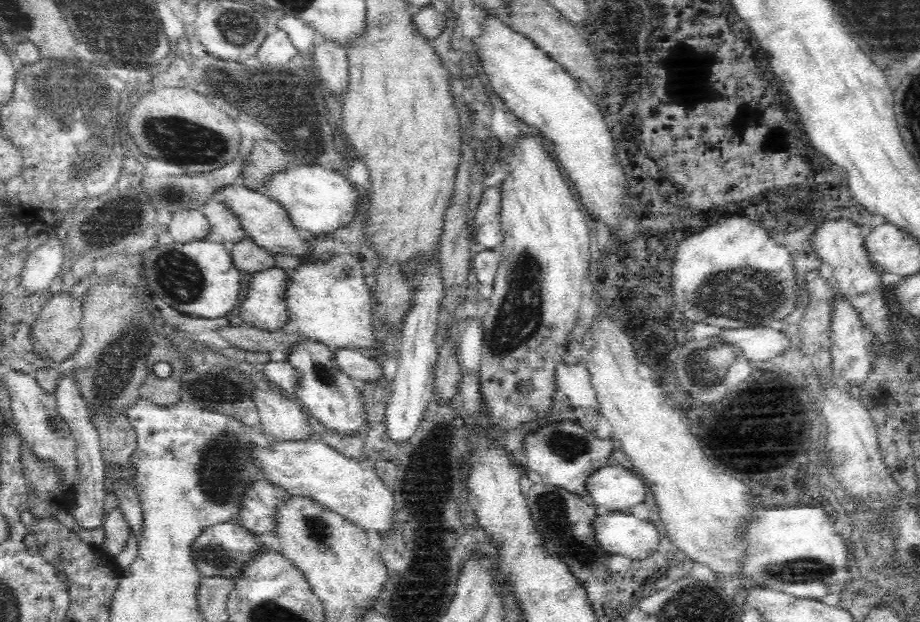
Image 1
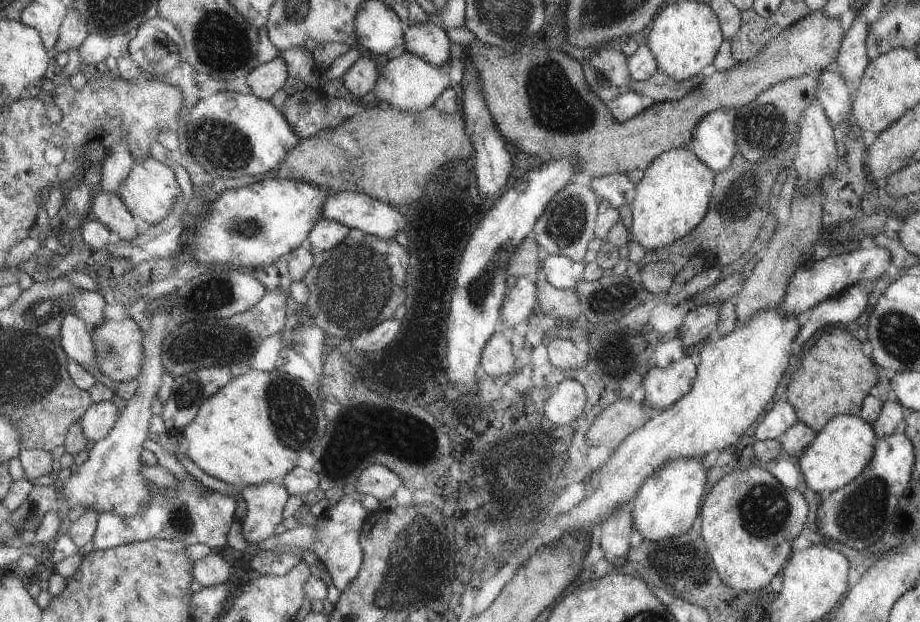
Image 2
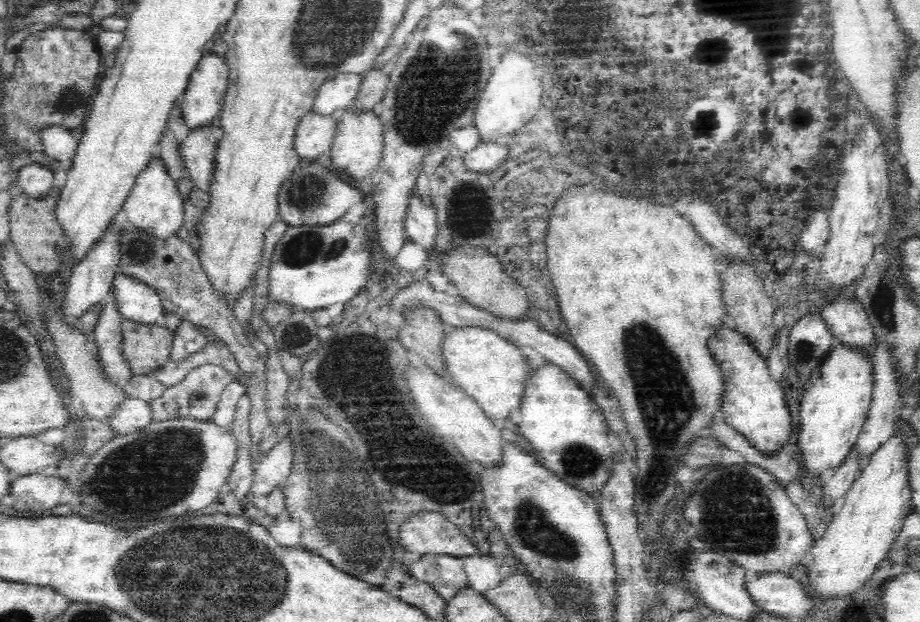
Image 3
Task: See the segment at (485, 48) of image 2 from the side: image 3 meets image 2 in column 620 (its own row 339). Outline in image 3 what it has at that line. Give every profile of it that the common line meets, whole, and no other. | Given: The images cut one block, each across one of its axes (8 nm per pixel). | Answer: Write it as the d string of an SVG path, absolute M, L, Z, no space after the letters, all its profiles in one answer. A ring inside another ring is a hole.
M122 320L122 354L135 375L150 375L166 361L175 334L163 323L140 325Z

